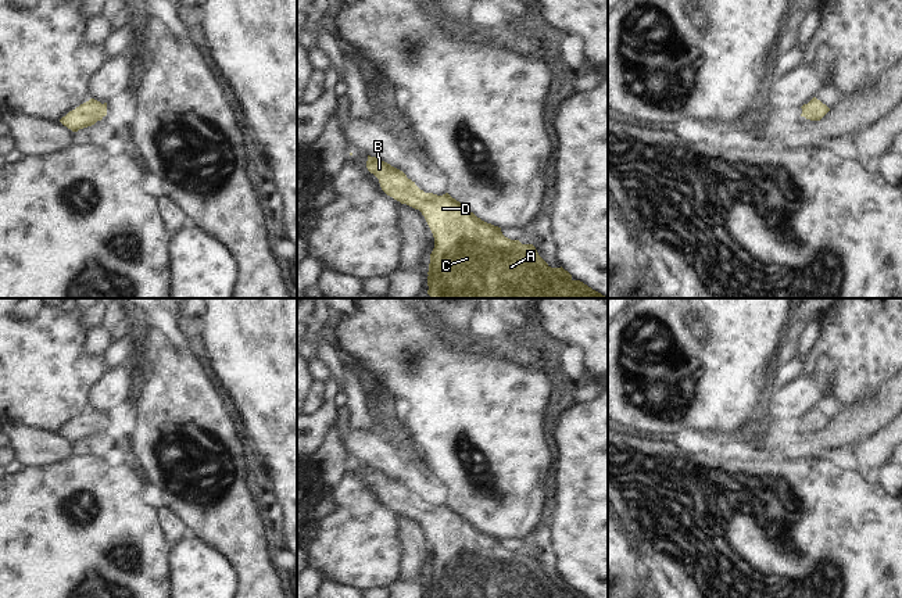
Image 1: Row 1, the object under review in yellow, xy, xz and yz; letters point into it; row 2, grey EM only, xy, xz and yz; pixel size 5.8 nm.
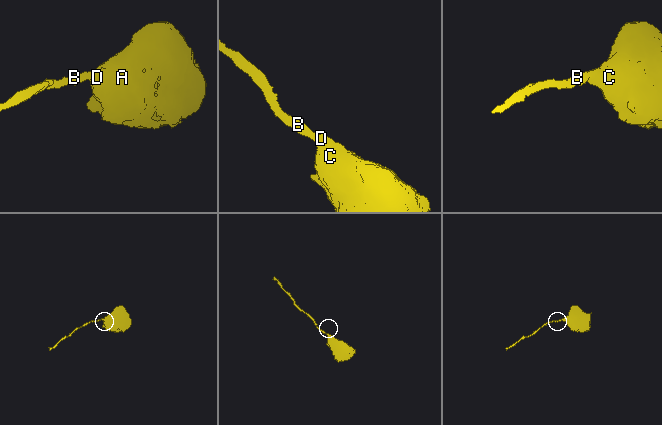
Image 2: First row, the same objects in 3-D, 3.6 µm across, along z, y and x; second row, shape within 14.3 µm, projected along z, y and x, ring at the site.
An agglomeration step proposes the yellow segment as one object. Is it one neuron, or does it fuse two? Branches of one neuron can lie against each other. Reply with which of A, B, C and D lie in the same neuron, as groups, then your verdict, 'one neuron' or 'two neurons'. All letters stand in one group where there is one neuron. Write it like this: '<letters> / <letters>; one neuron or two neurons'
A B C D; one neuron

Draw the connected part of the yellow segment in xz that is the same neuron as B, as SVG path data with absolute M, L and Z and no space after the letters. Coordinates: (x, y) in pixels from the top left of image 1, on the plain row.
M368 466L366 479L380 494L382 501L425 527L433 548L427 583L429 598L588 598L561 579L551 579L533 555L505 548L501 538L487 534L470 523L448 504L425 504L407 486L390 475Z

